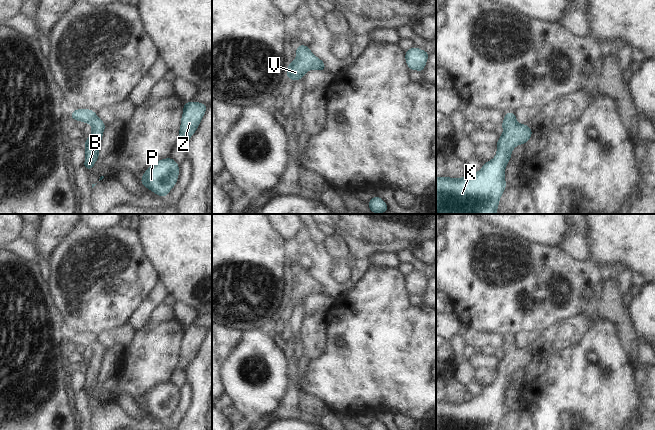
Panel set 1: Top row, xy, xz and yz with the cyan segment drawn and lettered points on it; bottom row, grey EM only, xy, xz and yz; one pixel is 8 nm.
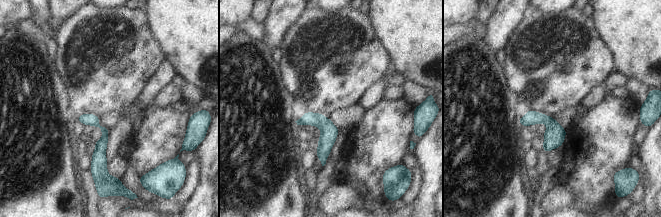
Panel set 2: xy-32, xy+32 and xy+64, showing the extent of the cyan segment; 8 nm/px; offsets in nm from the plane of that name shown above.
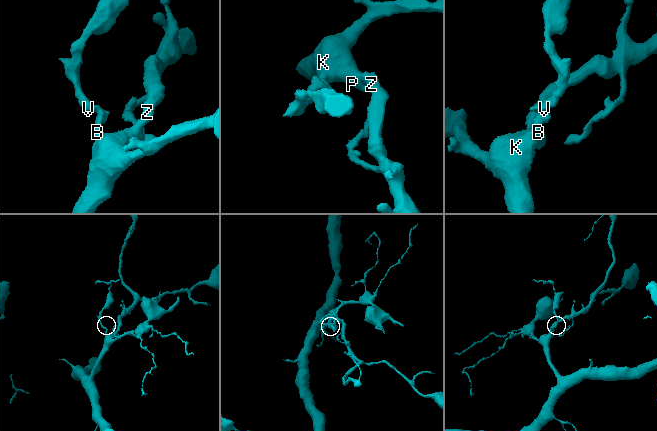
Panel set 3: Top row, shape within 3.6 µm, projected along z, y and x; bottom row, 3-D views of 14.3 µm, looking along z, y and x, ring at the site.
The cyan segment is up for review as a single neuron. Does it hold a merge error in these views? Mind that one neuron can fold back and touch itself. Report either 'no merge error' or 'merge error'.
no merge error

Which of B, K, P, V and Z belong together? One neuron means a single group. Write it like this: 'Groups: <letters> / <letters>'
Groups: B K P V Z

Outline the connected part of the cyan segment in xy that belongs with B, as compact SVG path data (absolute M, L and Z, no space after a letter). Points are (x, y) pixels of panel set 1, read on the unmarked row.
M75 333L70 339L75 345L83 345L85 348L91 348L92 357L86 362L85 366L85 386L83 390L88 395L95 389L99 382L99 371L106 348L96 340L96 336L90 333Z

